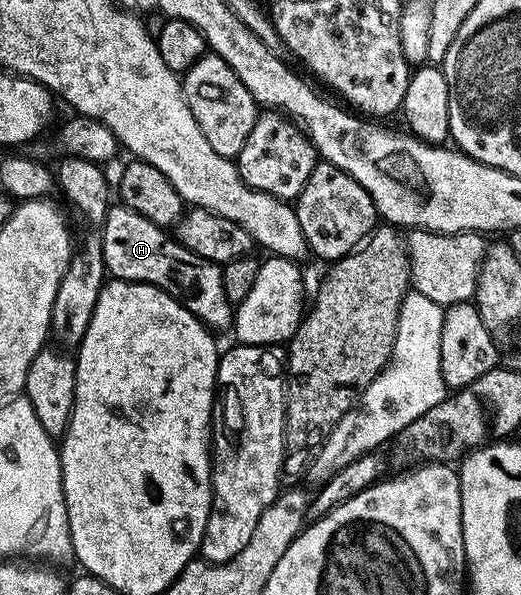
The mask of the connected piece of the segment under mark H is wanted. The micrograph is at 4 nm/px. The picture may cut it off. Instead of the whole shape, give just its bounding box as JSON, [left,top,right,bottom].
[100,203,235,331]

